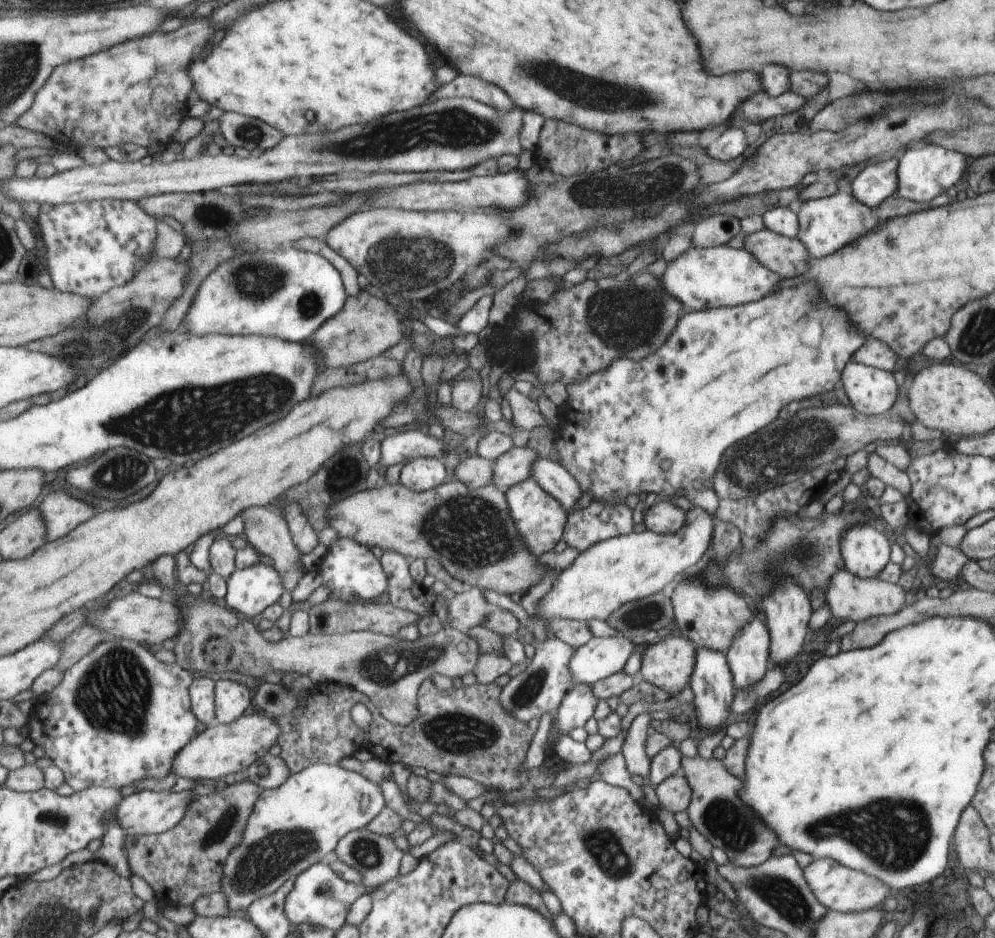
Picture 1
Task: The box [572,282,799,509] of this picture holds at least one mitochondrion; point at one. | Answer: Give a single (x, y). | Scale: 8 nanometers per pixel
(711, 395)

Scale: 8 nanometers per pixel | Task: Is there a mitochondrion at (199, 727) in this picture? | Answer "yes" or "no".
no

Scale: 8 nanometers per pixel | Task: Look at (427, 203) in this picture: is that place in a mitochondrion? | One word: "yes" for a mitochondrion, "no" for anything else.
no

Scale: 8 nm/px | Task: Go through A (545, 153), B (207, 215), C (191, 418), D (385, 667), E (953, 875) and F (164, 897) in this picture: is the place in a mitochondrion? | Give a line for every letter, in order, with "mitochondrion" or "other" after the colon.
A: other
B: mitochondrion
C: mitochondrion
D: mitochondrion
E: other
F: other

